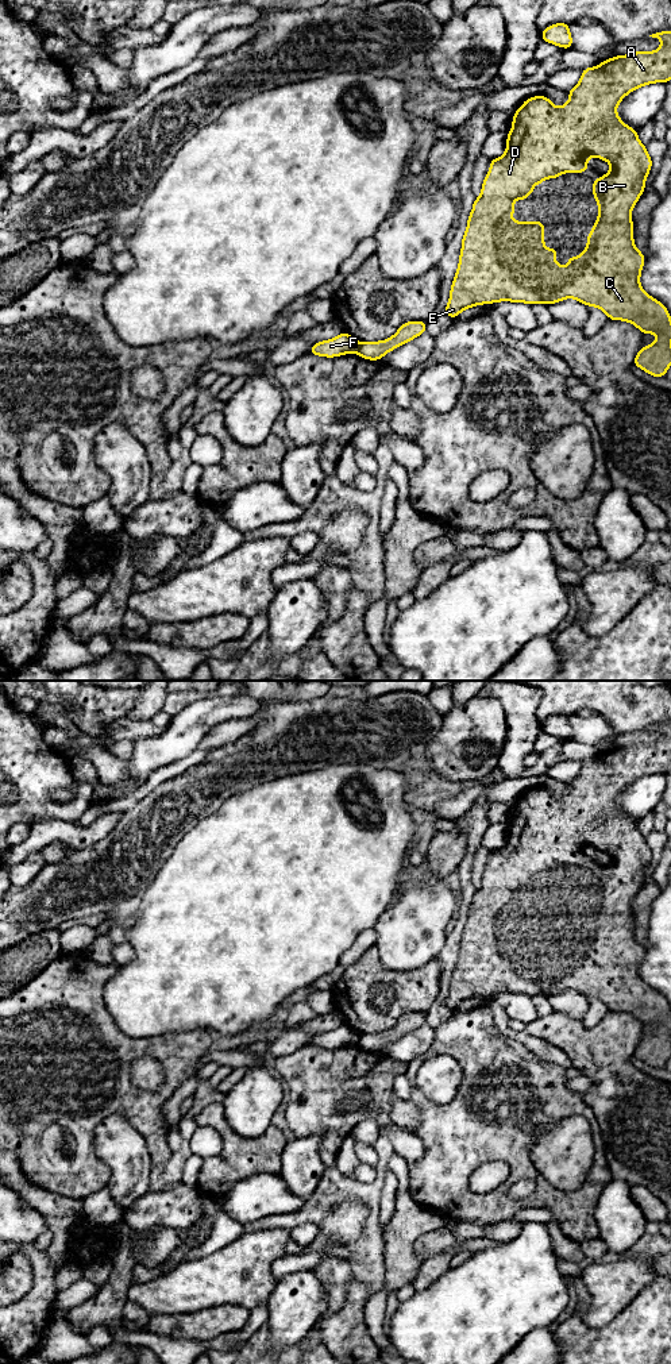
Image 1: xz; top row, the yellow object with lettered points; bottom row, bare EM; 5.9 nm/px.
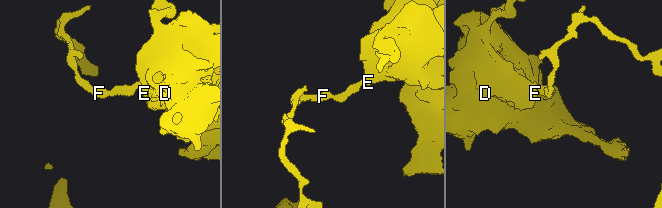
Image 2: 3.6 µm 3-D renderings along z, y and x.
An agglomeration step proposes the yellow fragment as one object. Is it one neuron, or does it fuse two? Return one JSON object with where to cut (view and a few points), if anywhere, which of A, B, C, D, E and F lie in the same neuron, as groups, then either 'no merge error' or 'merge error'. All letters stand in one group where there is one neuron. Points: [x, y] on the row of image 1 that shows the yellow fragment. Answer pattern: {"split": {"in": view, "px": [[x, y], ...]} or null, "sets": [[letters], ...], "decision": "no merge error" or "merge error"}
{"split": {"in": "xz", "px": [[361, 343], [355, 351]]}, "sets": [["A", "B", "C", "D", "E"], ["F"]], "decision": "merge error"}

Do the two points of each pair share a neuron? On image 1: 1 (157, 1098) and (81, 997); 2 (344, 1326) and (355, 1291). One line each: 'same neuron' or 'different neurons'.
1: same neuron
2: same neuron

